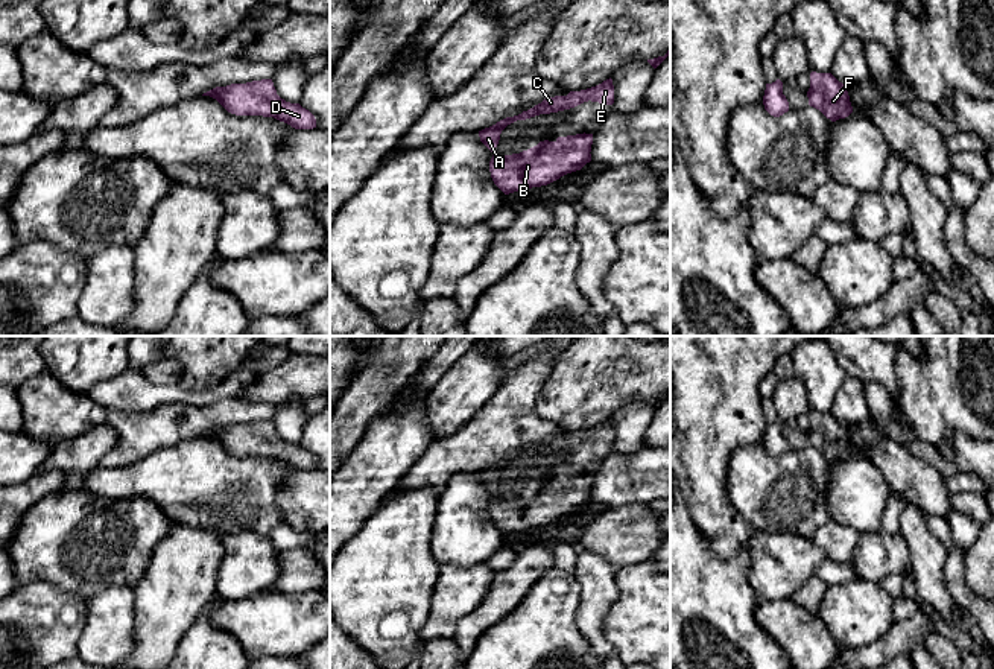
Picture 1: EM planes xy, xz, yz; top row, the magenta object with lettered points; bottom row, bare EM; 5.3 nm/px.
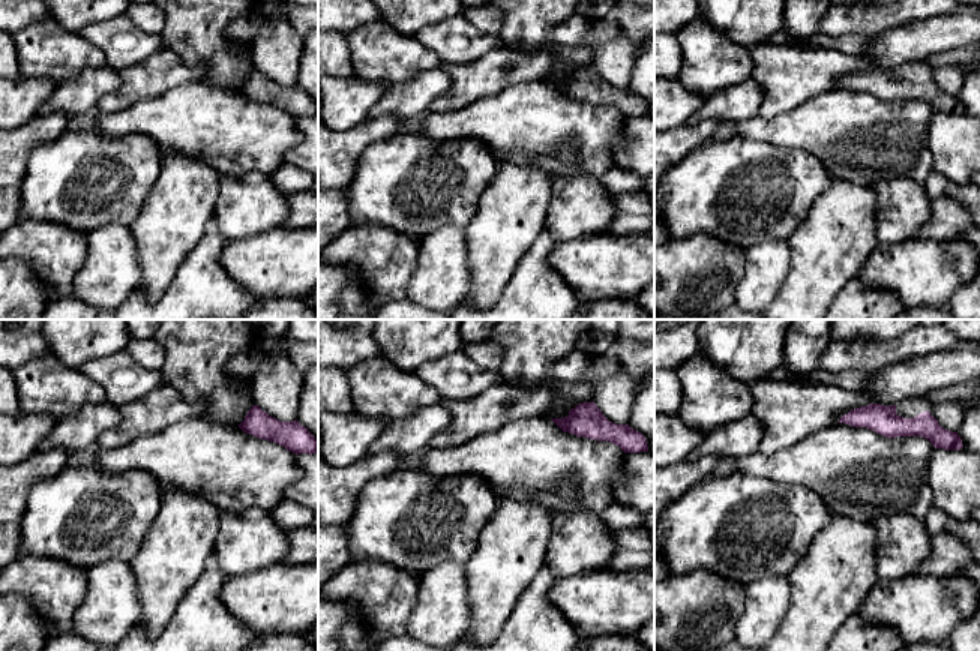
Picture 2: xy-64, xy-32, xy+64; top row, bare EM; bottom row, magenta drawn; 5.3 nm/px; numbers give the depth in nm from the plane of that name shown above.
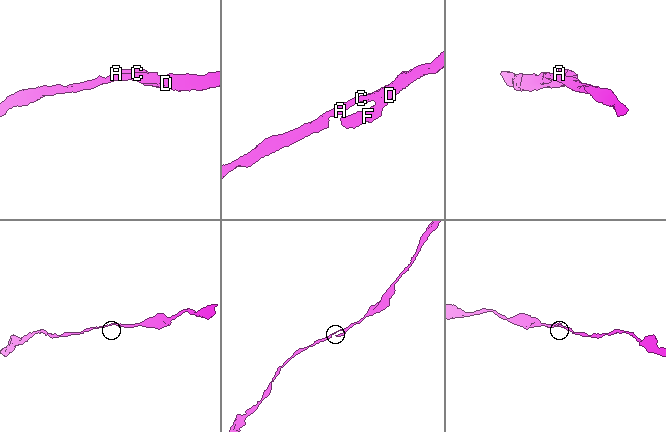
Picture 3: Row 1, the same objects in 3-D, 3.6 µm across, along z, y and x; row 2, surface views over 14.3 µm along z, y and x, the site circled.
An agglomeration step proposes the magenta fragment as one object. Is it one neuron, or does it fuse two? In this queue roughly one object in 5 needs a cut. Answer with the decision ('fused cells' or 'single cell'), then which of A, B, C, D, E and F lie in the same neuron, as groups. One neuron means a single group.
single cell; groups A B C D E F

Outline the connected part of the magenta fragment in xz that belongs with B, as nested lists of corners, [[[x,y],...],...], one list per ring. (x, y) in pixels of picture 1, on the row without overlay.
[[[593,474],[558,477],[512,496],[492,496],[489,512],[505,534],[547,526],[591,502]]]

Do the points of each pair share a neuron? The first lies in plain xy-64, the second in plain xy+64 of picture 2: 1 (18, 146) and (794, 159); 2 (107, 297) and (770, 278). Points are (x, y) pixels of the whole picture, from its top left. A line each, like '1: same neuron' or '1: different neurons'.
1: same neuron
2: same neuron

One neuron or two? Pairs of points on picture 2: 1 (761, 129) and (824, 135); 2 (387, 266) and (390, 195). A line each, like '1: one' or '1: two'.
1: one
2: two

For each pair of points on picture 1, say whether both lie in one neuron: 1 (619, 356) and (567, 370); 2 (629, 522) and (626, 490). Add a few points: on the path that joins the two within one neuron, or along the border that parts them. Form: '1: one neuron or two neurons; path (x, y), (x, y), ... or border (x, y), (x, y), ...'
1: one neuron; path (607, 367), (601, 370), (579, 370)
2: two neurons; border (645, 502), (631, 502), (610, 508)

